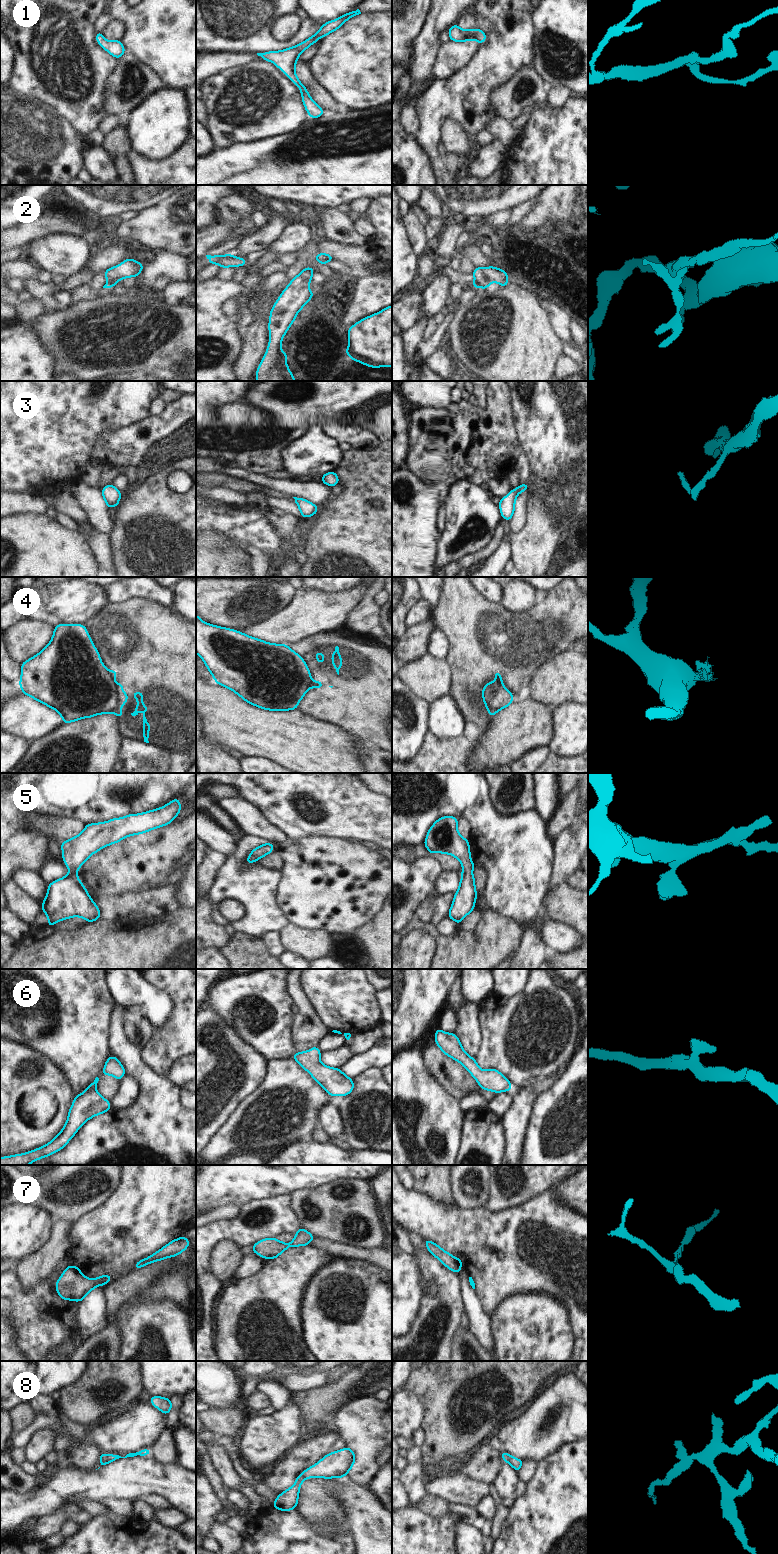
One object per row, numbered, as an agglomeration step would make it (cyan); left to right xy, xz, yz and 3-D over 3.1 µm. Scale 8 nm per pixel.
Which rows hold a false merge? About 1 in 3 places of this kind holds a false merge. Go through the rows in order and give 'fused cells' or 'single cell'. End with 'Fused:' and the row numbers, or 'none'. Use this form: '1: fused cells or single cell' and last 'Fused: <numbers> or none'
1: single cell
2: fused cells
3: single cell
4: fused cells
5: single cell
6: single cell
7: single cell
8: single cell
Fused: 2, 4

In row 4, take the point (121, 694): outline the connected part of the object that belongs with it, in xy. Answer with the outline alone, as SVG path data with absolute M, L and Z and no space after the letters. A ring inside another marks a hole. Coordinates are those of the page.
M113 681L113 685L117 688L117 709L115 714L117 718L121 718L124 712L121 711L120 708L127 703L128 695L122 690L124 683L116 684L115 681Z

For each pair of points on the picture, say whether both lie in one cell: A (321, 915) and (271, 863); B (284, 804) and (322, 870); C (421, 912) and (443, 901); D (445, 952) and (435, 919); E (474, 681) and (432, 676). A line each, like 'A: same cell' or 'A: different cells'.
A: different cells
B: different cells
C: same cell
D: different cells
E: different cells

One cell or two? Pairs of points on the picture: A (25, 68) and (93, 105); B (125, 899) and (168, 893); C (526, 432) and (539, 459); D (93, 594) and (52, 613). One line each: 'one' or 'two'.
A: one
B: one
C: one
D: one

